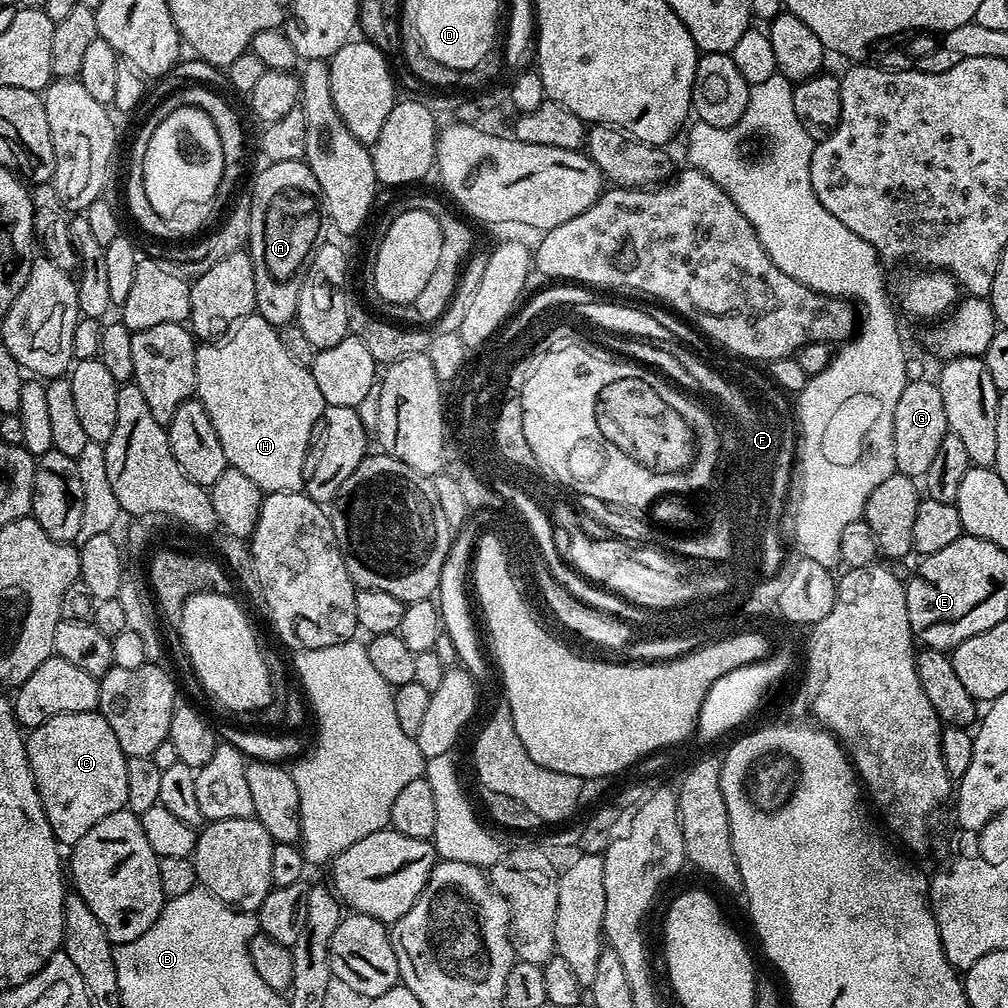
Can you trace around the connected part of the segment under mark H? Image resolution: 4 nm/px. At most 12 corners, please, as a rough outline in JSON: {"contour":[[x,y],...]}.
{"contour":[[259,314],[196,349],[222,454],[298,492],[326,405]]}

